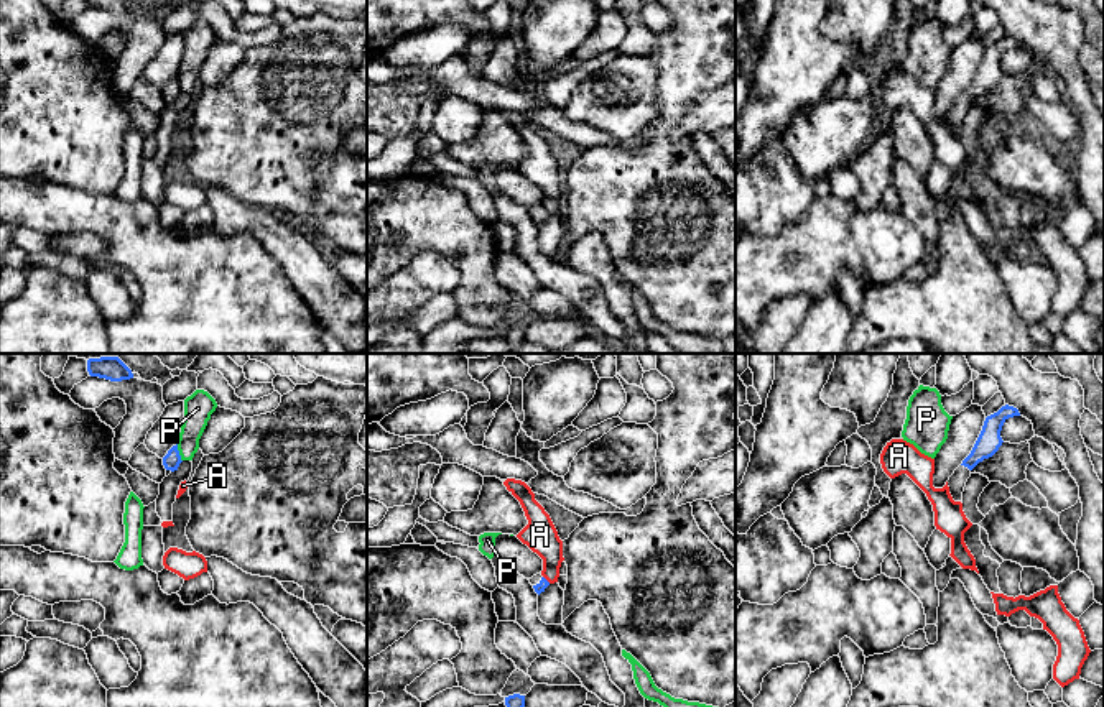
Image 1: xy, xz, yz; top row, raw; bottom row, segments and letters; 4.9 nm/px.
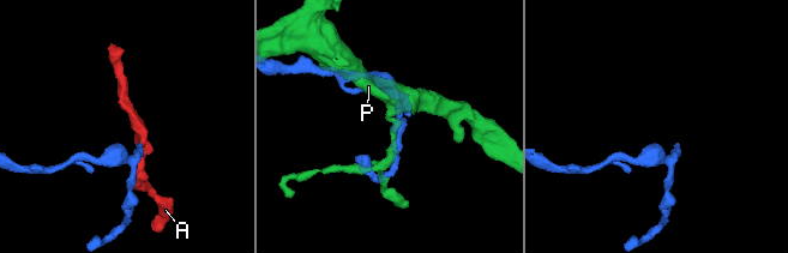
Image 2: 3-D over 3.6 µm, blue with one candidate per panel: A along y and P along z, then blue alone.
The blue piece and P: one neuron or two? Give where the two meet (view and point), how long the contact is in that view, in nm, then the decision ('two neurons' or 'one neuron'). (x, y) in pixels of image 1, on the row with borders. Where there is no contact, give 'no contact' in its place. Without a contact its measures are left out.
xy (178, 452) | 90 nm | two neurons

